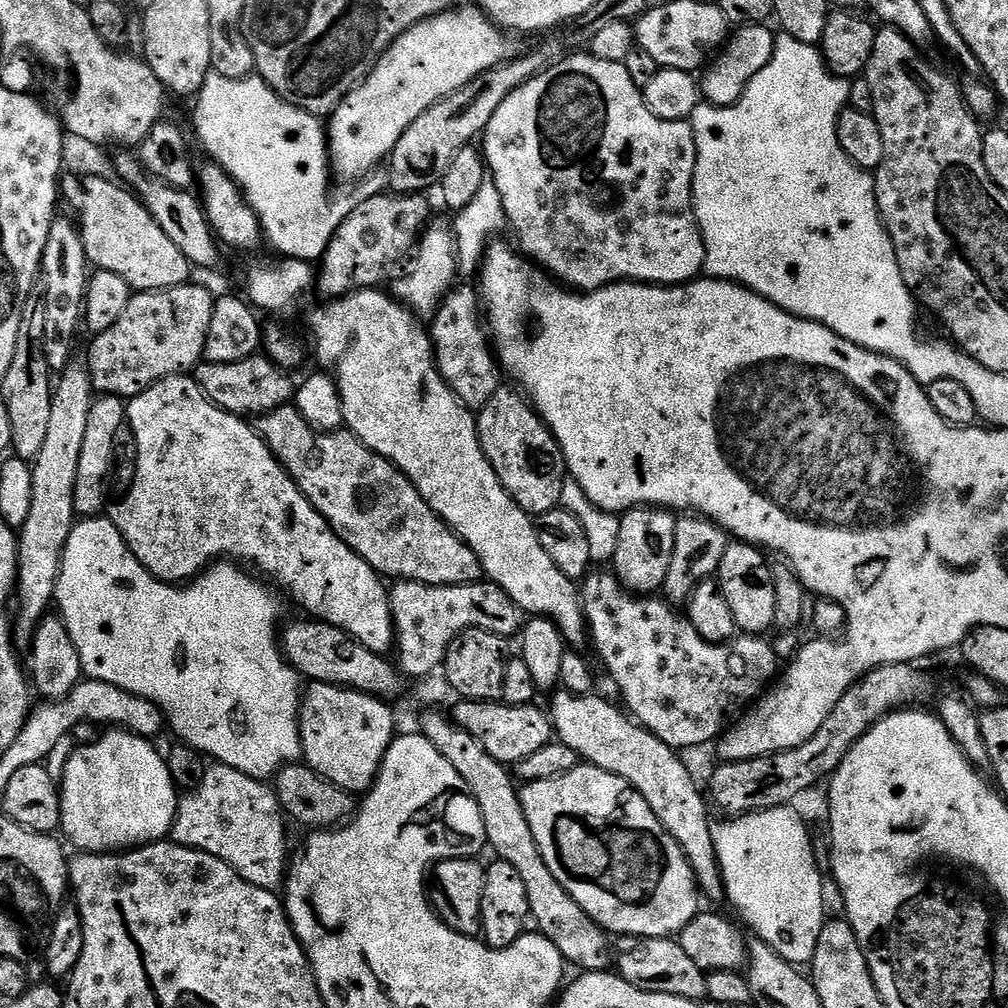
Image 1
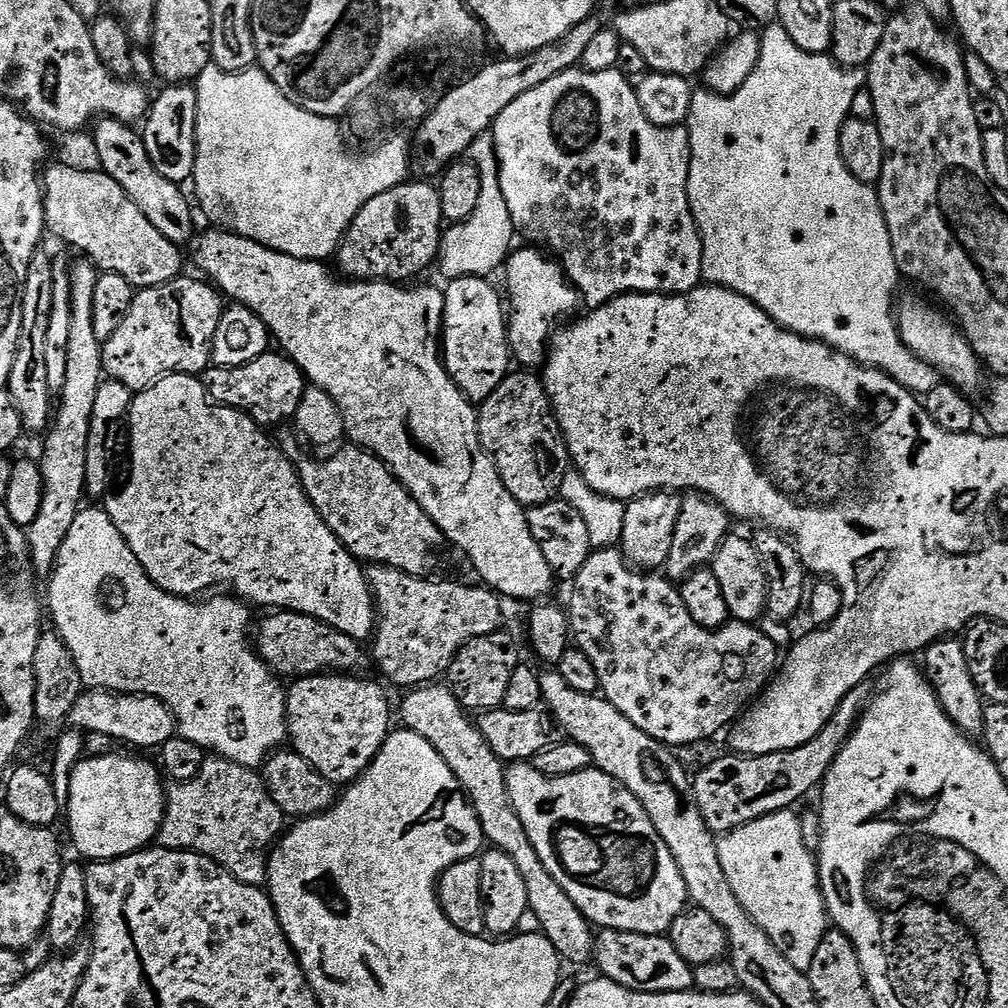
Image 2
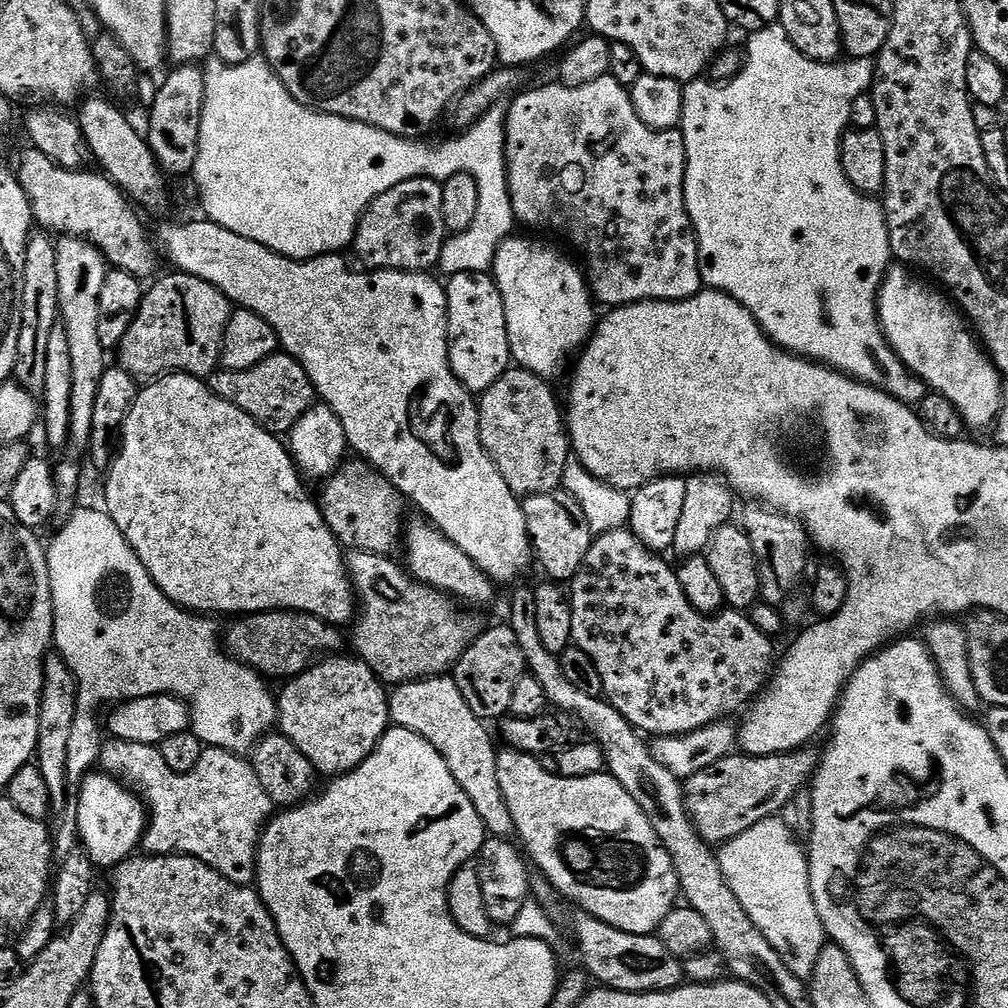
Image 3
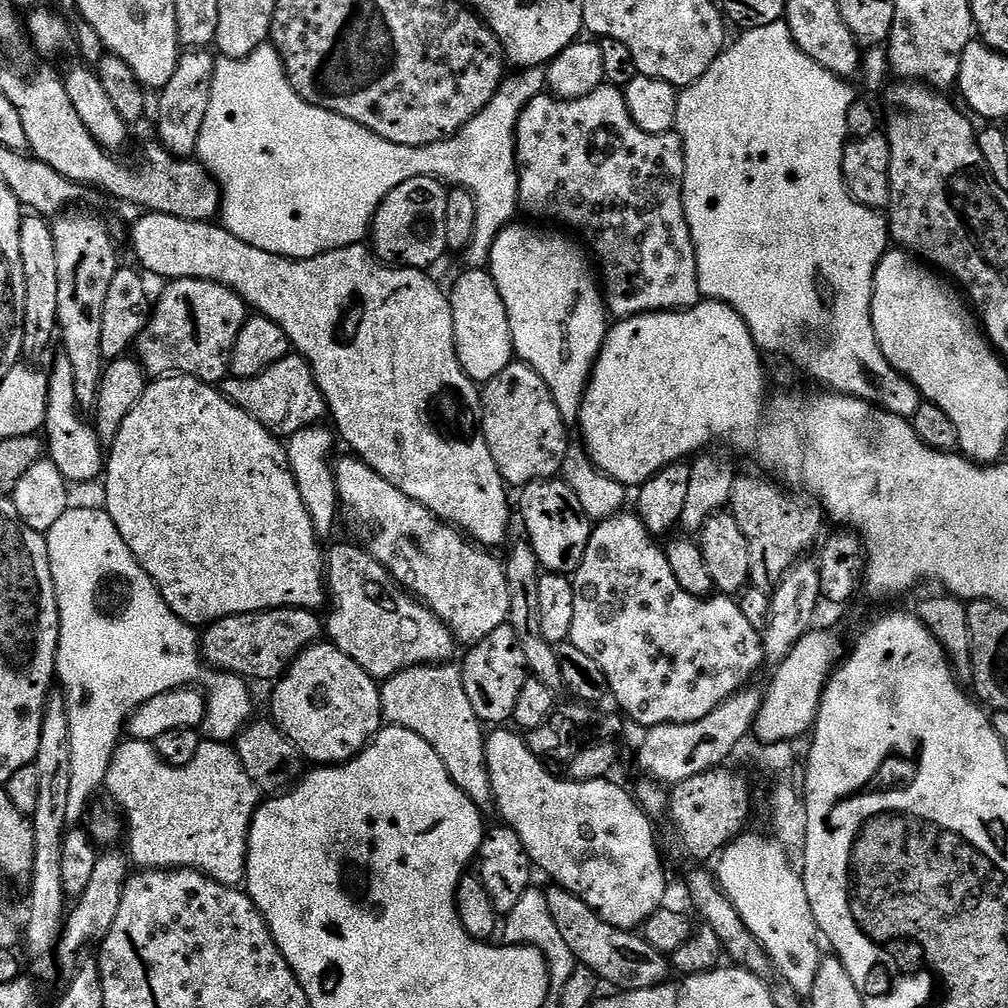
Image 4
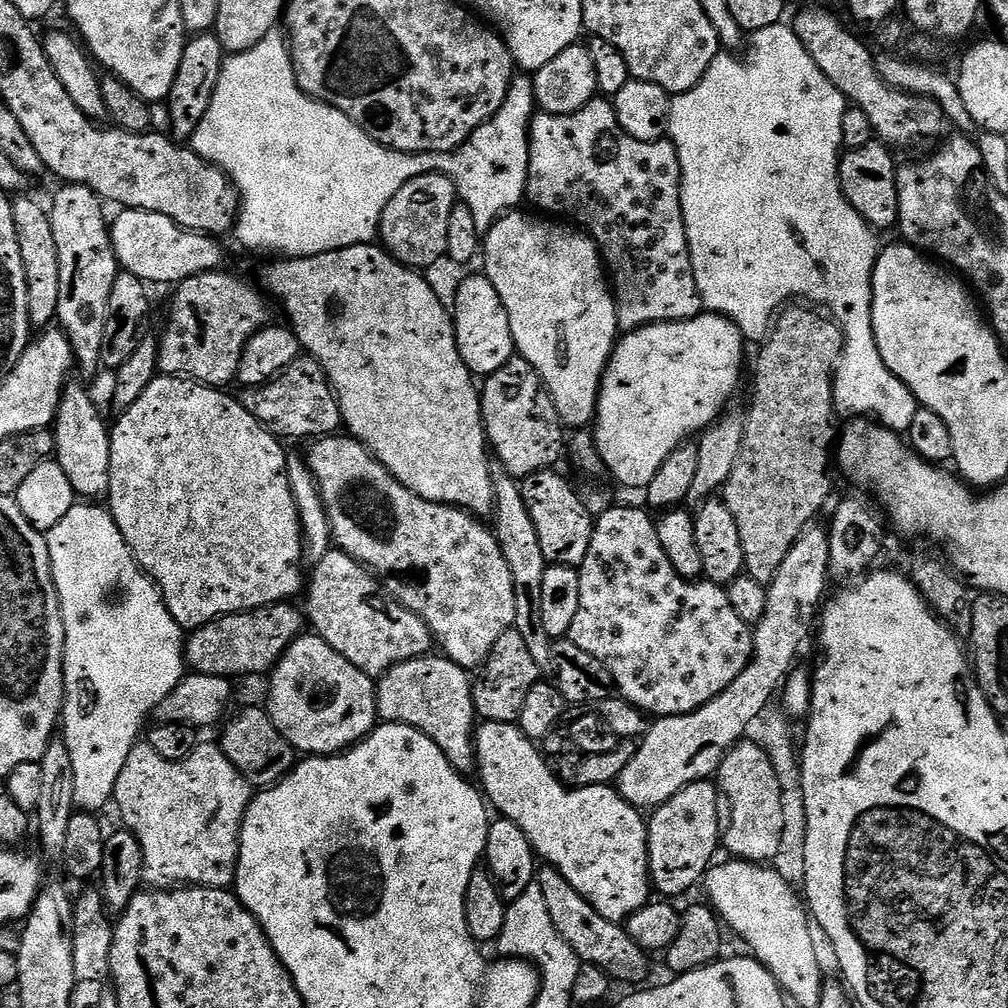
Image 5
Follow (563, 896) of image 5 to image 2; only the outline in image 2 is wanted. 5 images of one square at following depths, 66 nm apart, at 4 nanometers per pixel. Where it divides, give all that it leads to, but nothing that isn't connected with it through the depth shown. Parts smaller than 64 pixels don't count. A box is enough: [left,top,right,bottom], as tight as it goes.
[594,928,694,992]

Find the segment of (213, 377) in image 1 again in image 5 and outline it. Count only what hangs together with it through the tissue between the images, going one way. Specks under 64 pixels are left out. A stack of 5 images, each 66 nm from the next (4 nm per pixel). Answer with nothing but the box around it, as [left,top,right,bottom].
[238,359,342,441]

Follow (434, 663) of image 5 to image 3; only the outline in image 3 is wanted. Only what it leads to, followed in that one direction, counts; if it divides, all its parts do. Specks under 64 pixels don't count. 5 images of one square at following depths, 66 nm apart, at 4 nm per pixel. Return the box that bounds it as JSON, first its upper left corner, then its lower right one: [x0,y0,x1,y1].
[388,675,516,836]

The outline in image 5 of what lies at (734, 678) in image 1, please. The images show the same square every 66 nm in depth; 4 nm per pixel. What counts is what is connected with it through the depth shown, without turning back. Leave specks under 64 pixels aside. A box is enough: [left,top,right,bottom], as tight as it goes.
[567,506,753,718]

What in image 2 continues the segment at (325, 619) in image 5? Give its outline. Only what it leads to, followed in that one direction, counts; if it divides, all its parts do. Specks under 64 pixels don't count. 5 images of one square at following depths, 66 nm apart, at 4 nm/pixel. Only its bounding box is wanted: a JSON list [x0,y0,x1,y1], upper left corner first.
[366,566,505,690]

